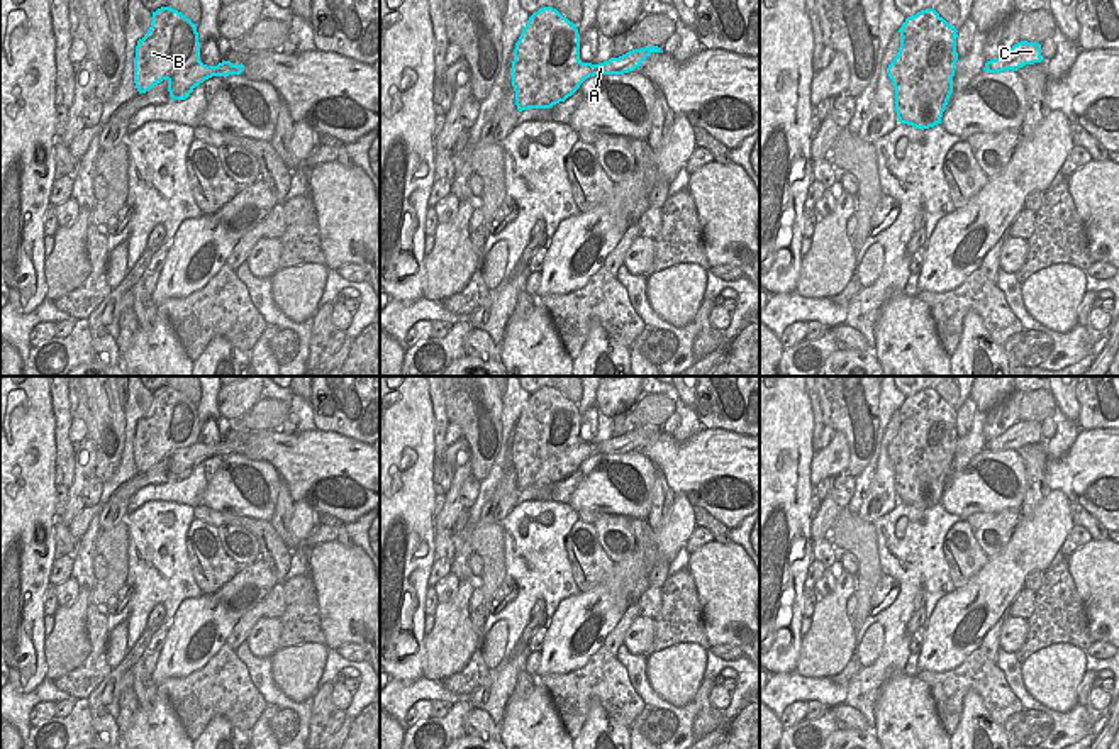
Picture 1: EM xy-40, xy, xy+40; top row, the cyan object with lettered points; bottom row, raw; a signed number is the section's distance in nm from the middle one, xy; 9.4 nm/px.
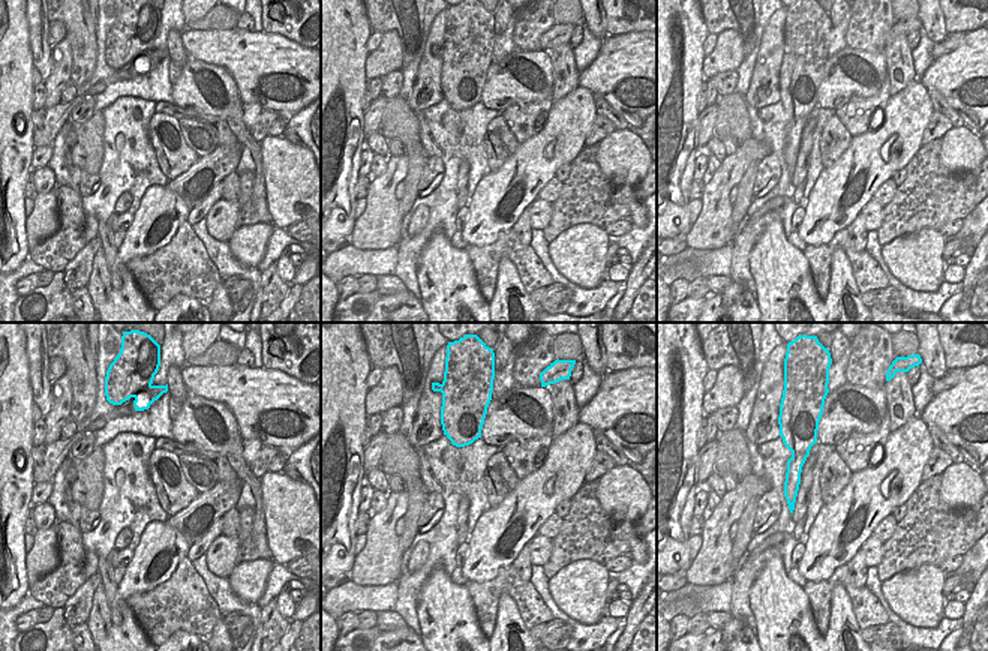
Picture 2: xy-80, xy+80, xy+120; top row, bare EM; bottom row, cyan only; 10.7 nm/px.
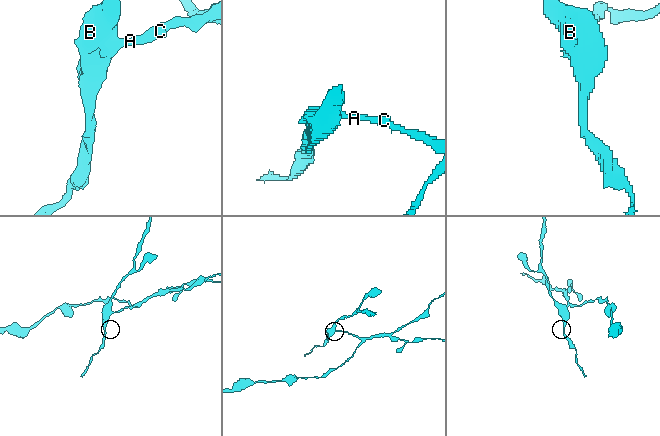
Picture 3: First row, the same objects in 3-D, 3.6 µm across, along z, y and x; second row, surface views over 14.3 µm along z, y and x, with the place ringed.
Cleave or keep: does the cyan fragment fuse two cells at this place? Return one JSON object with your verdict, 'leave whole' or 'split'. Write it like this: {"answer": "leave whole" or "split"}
{"answer": "split"}

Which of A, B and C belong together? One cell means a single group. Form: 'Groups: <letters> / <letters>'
Groups: A C / B

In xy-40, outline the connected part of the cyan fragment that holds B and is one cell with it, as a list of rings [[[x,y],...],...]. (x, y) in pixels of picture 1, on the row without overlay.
[[[161,386],[153,391],[151,407],[136,425],[134,463],[137,471],[146,473],[166,459],[170,476],[173,480],[185,480],[188,473],[176,469],[171,456],[198,442],[200,422],[197,403],[171,386]]]

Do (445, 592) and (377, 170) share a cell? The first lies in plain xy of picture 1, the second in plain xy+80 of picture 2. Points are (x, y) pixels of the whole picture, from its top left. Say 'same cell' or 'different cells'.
same cell

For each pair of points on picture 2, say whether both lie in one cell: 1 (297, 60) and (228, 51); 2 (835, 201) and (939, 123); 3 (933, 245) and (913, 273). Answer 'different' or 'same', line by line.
1: same
2: different
3: same

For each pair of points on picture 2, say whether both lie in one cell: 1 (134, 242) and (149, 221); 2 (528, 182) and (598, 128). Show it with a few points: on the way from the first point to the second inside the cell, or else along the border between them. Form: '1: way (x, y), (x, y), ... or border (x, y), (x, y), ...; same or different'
1: way (138, 237), (149, 225); same
2: border (597, 114), (583, 144); different

